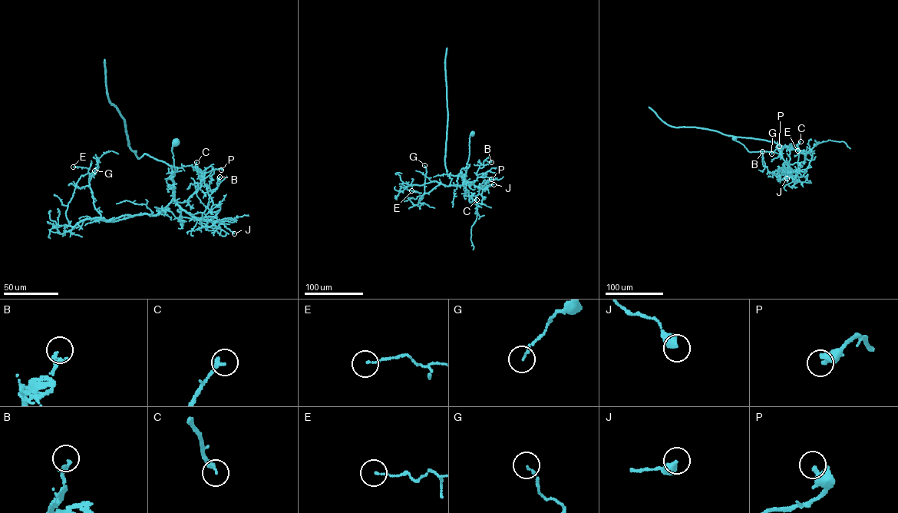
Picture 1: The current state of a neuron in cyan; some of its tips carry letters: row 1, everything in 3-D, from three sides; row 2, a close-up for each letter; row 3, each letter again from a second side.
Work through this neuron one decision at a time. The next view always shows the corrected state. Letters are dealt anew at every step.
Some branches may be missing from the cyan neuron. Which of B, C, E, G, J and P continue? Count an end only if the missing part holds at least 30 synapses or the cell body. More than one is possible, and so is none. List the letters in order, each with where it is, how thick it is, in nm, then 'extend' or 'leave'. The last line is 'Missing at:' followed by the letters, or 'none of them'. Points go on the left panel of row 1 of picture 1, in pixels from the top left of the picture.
B: (219, 177) | 170 nm | leave
C: (196, 162) | 280 nm | leave
E: (73, 167) | 90 nm | leave
G: (94, 170) | 110 nm | leave
J: (234, 233) | 440 nm | leave
P: (221, 170) | 360 nm | leave
Missing at: none of them

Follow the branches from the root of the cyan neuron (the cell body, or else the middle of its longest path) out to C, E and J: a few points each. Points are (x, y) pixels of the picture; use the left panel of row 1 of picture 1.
C: (176, 141), (174, 200), (202, 219), (212, 200), (196, 162)
E: (176, 141), (173, 198), (155, 215), (89, 218), (71, 226), (68, 203), (88, 170), (73, 167)
J: (176, 141), (172, 150), (176, 172), (172, 178), (175, 200), (191, 215), (205, 220), (222, 222), (234, 233)

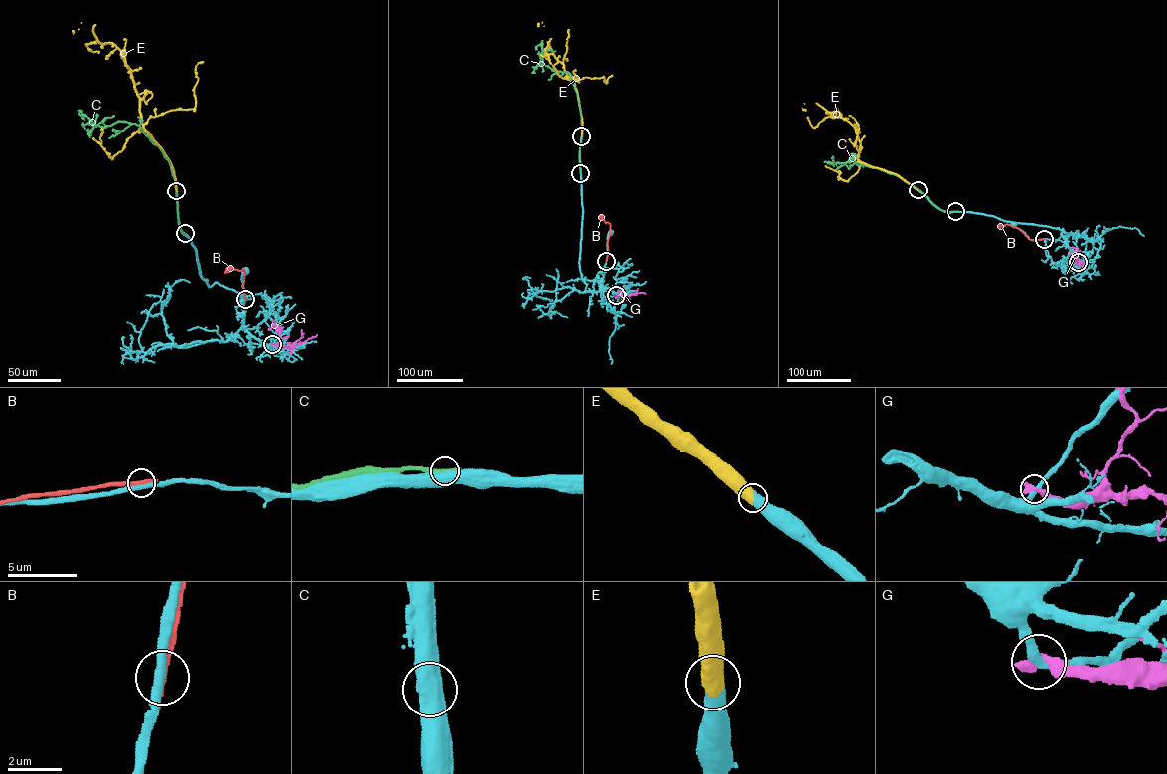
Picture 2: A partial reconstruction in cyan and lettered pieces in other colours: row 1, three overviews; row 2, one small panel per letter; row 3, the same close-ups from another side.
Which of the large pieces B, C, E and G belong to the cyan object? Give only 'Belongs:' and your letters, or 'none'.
Belongs: E

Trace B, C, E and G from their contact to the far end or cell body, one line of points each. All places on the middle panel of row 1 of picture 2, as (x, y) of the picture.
B: (606, 261), (610, 224), (601, 215)
C: (580, 173), (581, 115), (572, 80), (568, 72), (556, 71), (544, 64), (540, 44), (536, 49)
E: (581, 136), (582, 118), (573, 79), (568, 78), (564, 64), (550, 47), (550, 39), (537, 23)
G: (617, 295), (645, 294)

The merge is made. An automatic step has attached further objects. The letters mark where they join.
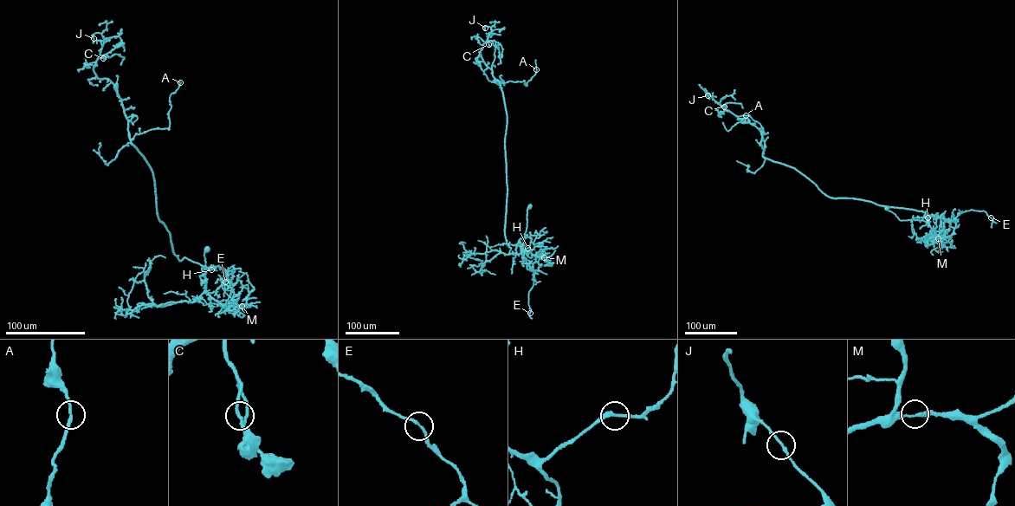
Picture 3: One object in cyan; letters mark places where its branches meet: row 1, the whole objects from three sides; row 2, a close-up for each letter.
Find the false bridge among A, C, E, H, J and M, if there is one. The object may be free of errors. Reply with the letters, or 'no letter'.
no letter

